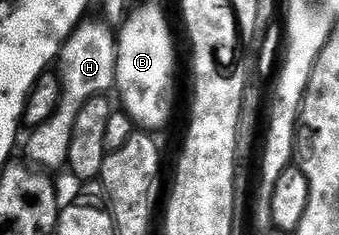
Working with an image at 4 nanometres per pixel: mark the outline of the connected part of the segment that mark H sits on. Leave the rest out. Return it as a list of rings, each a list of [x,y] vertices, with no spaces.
[[[81,21],[61,49],[59,73],[64,90],[55,116],[47,124],[32,127],[28,131],[29,139],[23,142],[23,150],[25,146],[25,154],[30,158],[26,159],[45,172],[54,172],[60,166],[62,169],[68,163],[71,135],[75,133],[75,120],[83,112],[83,106],[92,98],[108,95],[108,90],[112,91],[117,84],[117,34],[109,31],[104,21],[89,21]]]

